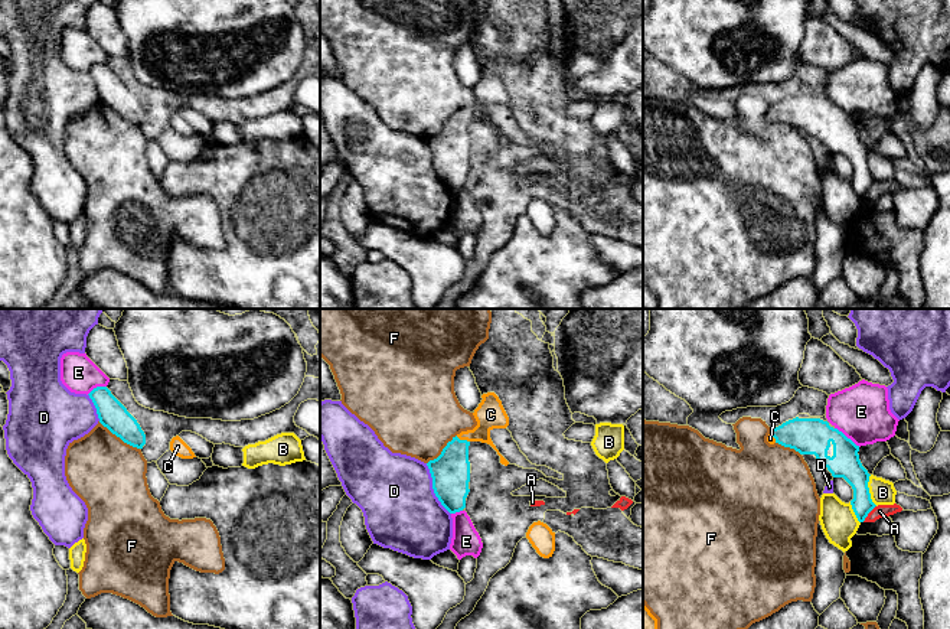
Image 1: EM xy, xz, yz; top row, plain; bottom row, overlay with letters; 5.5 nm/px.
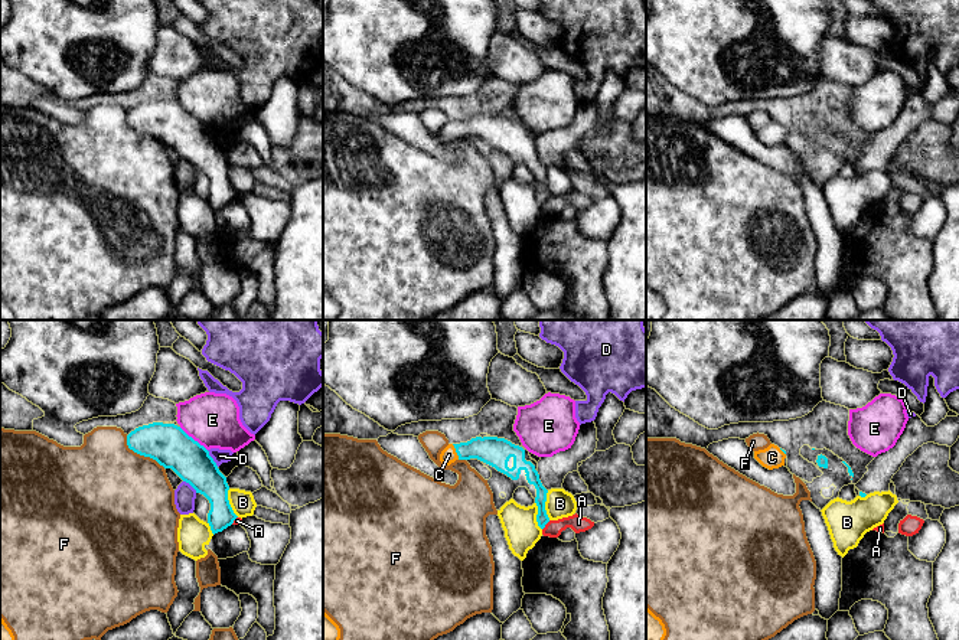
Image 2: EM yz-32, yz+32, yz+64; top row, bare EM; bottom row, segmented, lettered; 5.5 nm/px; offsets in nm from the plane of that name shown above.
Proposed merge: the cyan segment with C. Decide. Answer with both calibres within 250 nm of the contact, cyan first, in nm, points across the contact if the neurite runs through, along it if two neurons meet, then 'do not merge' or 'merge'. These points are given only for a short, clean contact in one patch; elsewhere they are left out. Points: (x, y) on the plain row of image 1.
220/160 nm | across xz (450, 149), (457, 124), (463, 117), (472, 113), (490, 91) | merge

